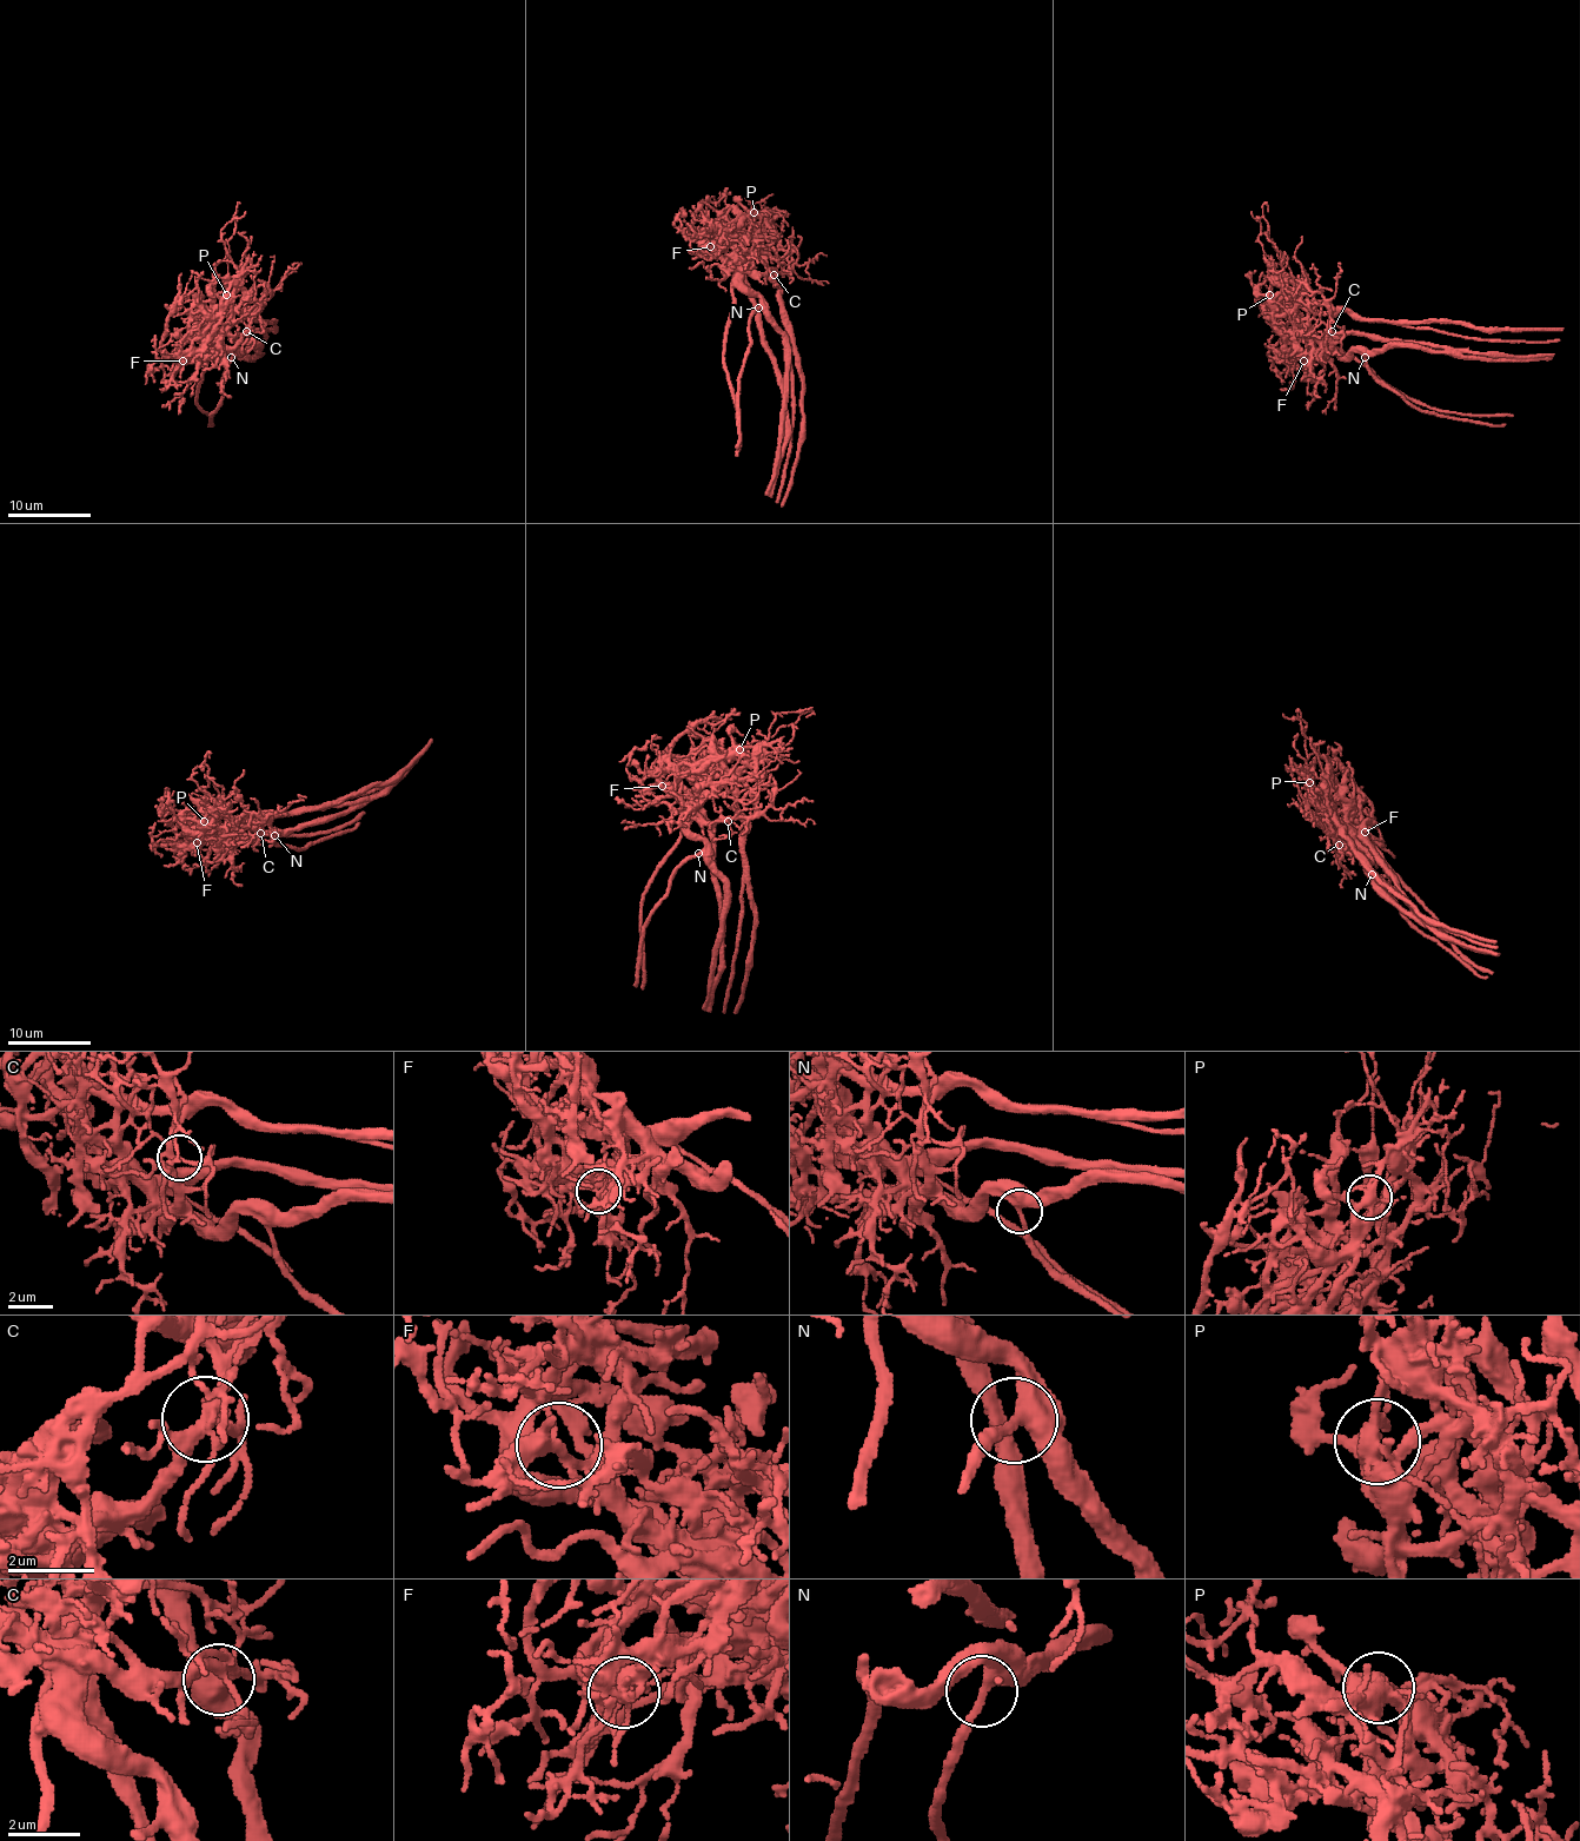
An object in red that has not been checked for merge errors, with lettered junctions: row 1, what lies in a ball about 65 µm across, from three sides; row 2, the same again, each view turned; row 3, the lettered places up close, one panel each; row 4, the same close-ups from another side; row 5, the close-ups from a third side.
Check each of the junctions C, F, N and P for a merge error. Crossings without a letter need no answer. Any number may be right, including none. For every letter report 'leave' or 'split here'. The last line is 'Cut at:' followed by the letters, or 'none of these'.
C: leave
F: split here
N: leave
P: split here
Cut at: F, P

